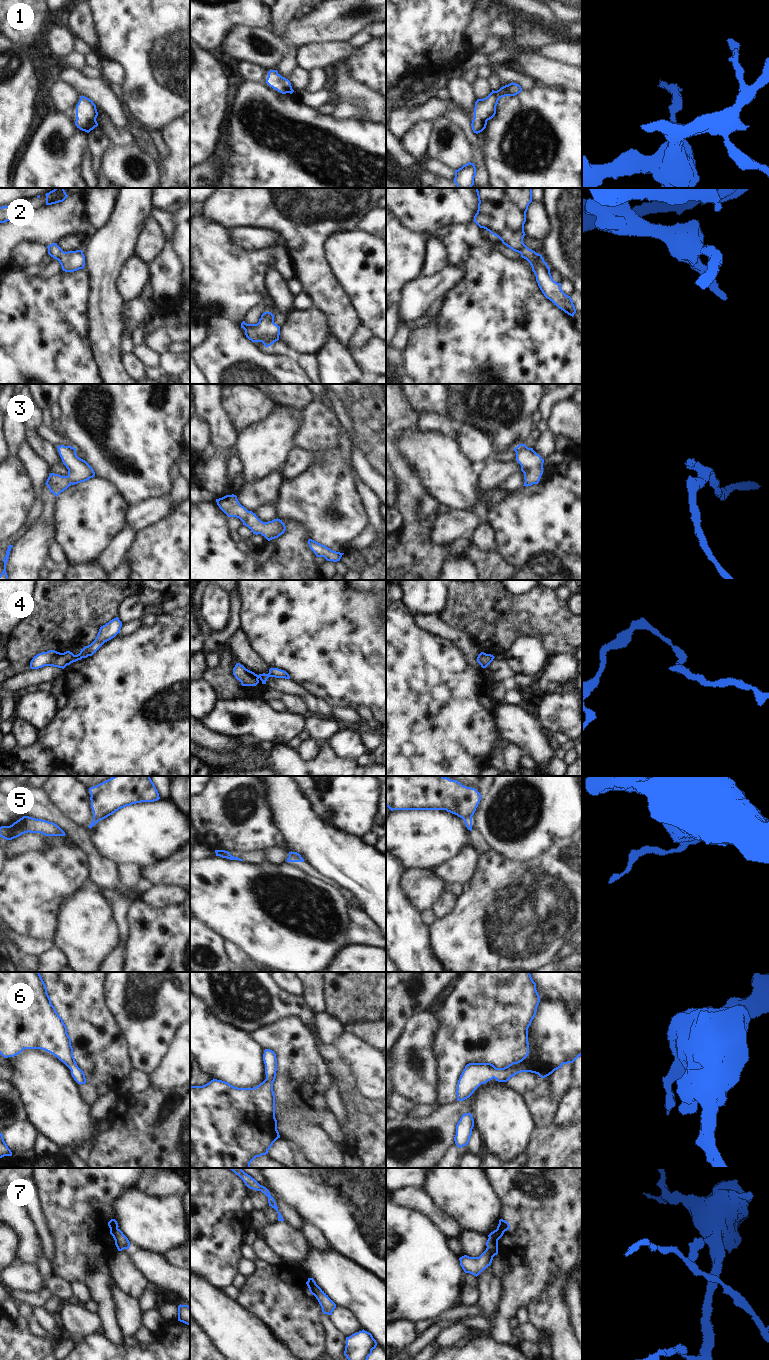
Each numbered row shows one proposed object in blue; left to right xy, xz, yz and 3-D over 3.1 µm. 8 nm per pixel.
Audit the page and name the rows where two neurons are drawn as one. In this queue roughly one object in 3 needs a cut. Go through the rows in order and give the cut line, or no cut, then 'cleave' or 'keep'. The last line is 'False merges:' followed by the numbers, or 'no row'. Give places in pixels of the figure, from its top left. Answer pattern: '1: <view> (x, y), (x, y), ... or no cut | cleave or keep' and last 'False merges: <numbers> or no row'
1: no cut | keep
2: no cut | keep
3: no cut | keep
4: no cut | keep
5: yz (471, 815), (463, 819) | cleave
6: no cut | keep
7: xy (110, 1228), (117, 1229) | cleave
False merges: 5, 7

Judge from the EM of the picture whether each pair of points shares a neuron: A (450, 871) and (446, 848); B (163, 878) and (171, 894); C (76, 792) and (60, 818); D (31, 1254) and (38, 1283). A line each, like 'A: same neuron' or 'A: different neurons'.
A: different neurons
B: different neurons
C: different neurons
D: different neurons

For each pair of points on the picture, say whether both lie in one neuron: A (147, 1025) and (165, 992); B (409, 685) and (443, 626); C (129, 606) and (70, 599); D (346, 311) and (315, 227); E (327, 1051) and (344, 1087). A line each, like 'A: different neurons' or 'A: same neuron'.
A: same neuron
B: different neurons
C: different neurons
D: same neuron
E: same neuron

